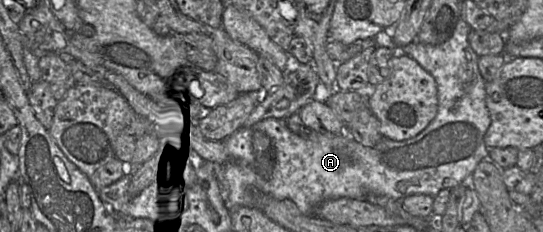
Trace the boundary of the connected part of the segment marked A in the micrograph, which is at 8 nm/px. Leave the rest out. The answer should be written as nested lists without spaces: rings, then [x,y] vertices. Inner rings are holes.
[[[461,16],[452,36],[438,45],[414,42],[398,47],[391,37],[391,29],[385,29],[374,38],[377,47],[385,46],[415,59],[436,80],[438,91],[438,112],[432,122],[418,135],[407,140],[392,140],[383,137],[375,146],[364,146],[350,135],[324,134],[307,130],[304,134],[292,132],[286,119],[267,118],[256,123],[252,128],[242,127],[228,136],[224,144],[229,160],[220,167],[216,166],[225,206],[229,211],[237,207],[254,207],[257,189],[270,194],[278,200],[291,200],[306,216],[314,216],[314,209],[323,201],[337,198],[365,199],[376,194],[400,200],[412,194],[427,194],[435,197],[440,190],[452,189],[464,182],[469,182],[479,162],[489,158],[489,148],[484,136],[491,125],[491,117],[486,104],[486,81],[479,70],[479,56],[470,45],[468,36],[472,28]],[[254,131],[268,135],[274,145],[276,158],[272,174],[268,180],[260,180],[255,170],[255,156],[252,147]]]

